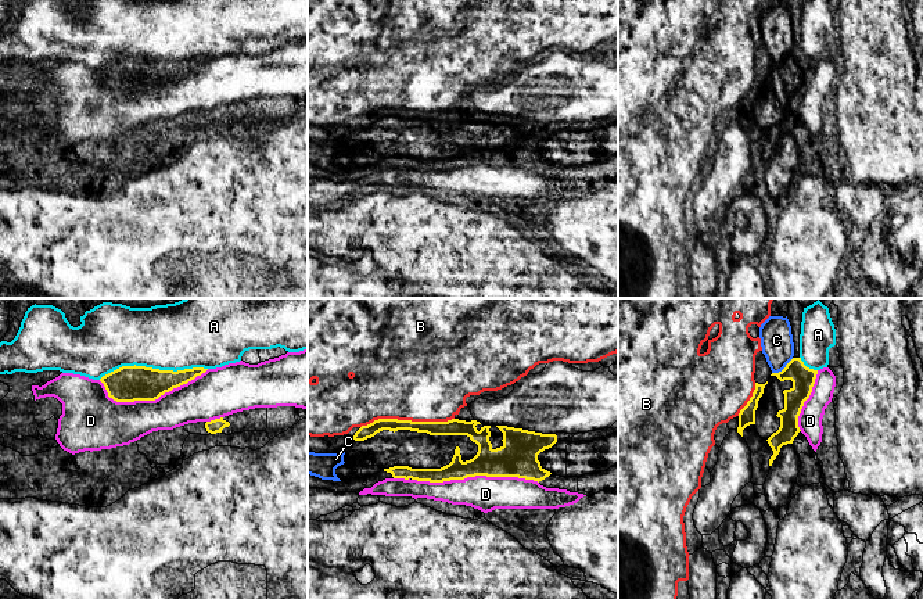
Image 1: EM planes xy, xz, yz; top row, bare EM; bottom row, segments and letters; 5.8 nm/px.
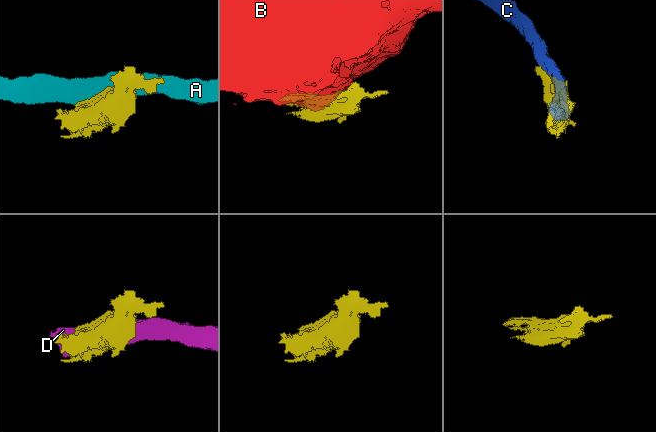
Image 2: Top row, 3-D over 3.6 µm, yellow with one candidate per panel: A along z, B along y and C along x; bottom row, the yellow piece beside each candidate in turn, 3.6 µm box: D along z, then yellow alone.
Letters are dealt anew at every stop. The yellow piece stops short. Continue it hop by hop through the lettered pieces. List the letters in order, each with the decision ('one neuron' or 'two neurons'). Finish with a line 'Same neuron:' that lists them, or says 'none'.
A: two neurons
B: two neurons
C: two neurons
D: two neurons
Same neuron: none

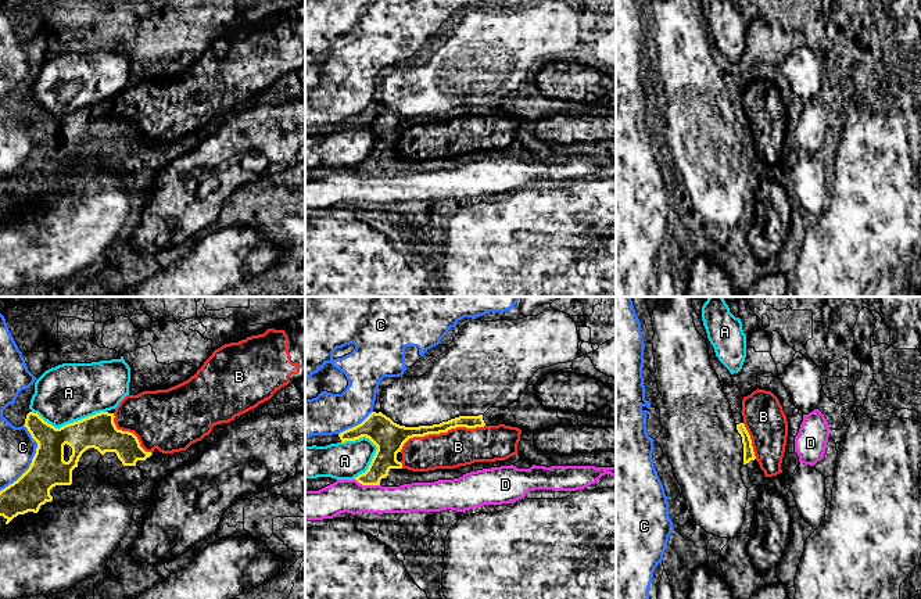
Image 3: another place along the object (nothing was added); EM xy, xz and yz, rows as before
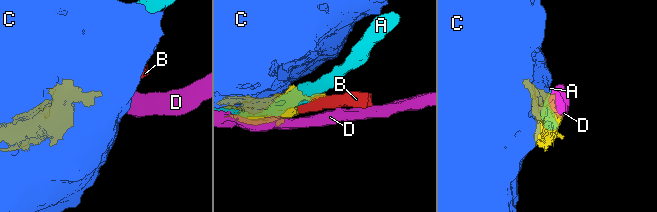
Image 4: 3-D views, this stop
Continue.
A: two neurons
B: one neuron
C: two neurons
D: two neurons
Same neuron: B

